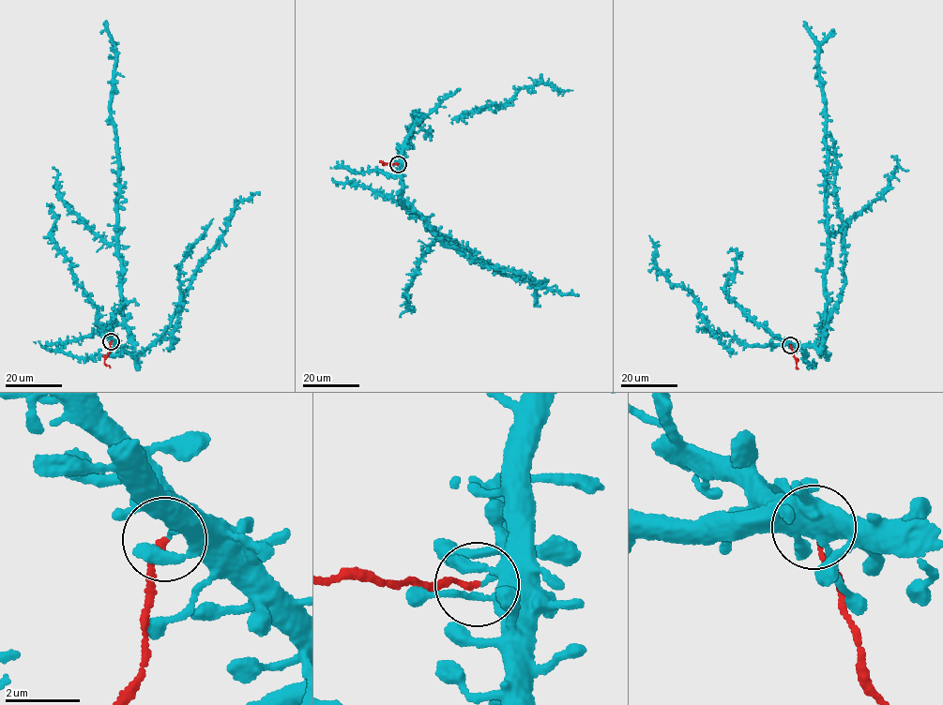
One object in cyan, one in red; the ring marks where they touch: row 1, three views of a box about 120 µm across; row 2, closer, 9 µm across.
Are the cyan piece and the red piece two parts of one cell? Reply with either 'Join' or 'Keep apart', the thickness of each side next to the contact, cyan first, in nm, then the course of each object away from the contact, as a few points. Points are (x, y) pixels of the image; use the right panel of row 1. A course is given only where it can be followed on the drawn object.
Keep apart. Thickness 240 nm (cyan) against 150 nm. Course of cyan: (790, 345), (810, 345), (821, 341), (827, 300), (828, 149), (824, 94), (819, 81), (817, 42), (803, 26). Course of red: (790, 345), (798, 368)

